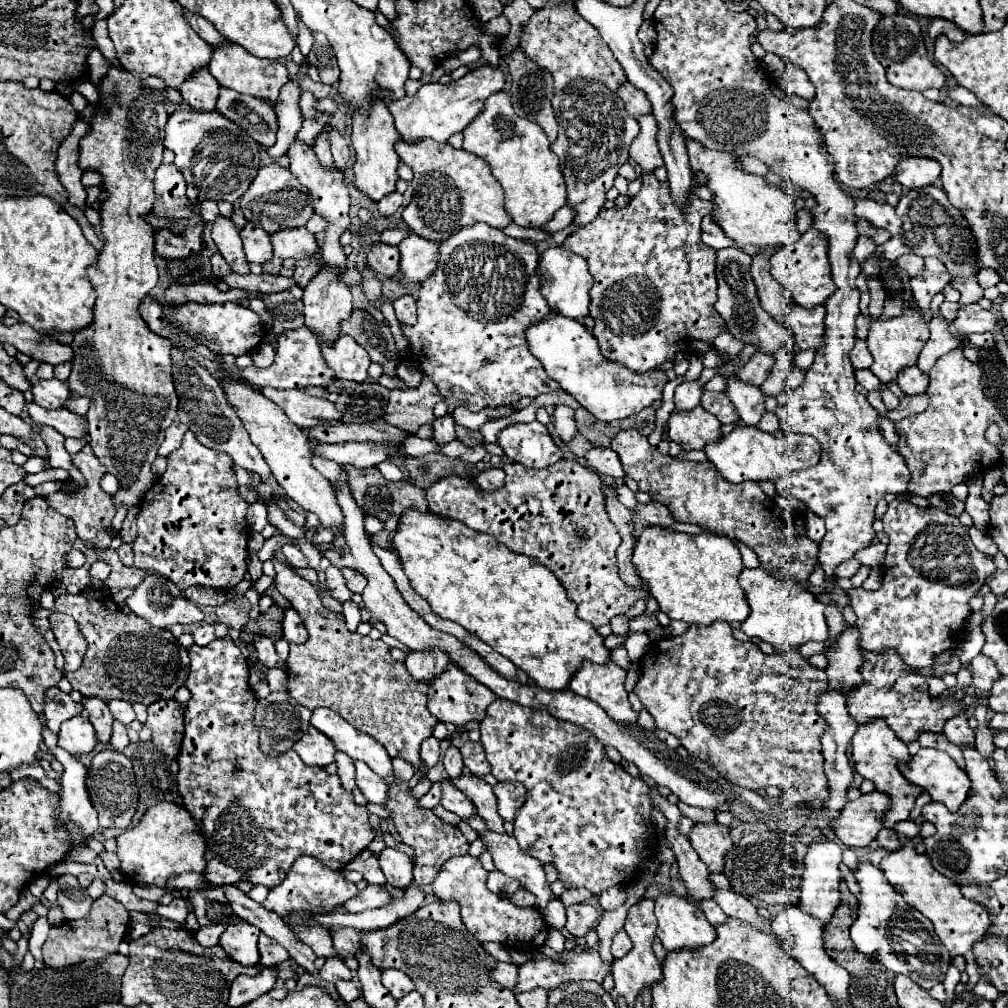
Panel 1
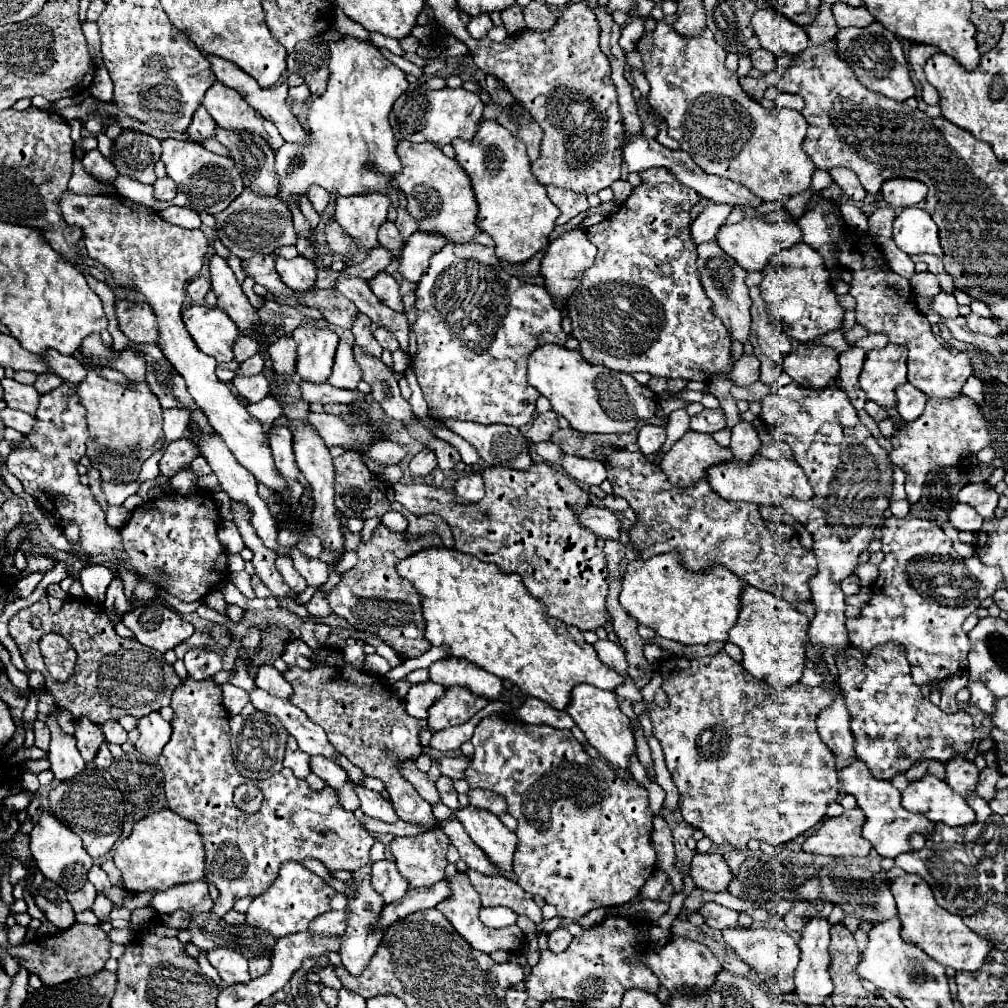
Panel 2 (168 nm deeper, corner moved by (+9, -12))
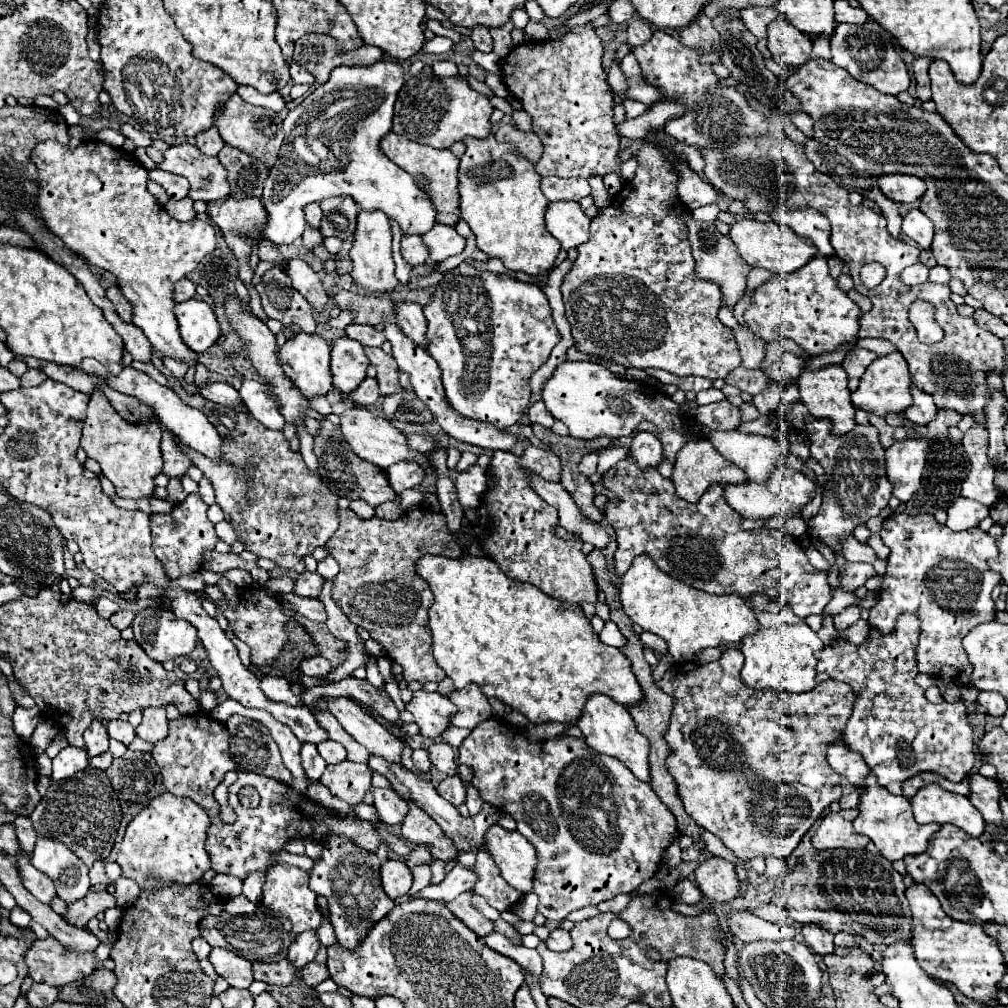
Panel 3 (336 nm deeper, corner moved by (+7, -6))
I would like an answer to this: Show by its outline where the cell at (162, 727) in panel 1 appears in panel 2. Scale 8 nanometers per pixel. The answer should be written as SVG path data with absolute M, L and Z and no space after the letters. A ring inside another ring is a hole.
M154 712L138 720L138 730L140 730L140 738L136 742L136 750L144 754L148 760L156 762L162 748L168 744L172 736L170 722L166 722L158 712Z

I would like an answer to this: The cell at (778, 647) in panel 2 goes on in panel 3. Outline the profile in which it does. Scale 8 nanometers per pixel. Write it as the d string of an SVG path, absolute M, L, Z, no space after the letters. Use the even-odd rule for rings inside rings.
M764 594L750 598L750 608L754 610L760 630L754 636L742 640L740 652L744 654L744 668L740 672L742 682L748 688L772 688L778 692L808 692L816 686L816 658L814 652L822 650L824 644L814 630L798 618L790 606L778 604Z

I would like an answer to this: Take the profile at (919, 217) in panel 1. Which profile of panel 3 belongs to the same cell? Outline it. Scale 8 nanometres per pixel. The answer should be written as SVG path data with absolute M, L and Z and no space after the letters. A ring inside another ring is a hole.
M910 210L904 216L904 224L902 224L902 232L906 236L910 236L920 248L930 250L932 244L932 236L934 236L934 224L928 216L924 216L920 210Z

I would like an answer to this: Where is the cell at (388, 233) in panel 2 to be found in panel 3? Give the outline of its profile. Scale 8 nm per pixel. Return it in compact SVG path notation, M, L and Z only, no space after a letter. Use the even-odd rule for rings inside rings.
M410 236L410 238L402 238L402 258L410 264L424 264L430 256L430 248L422 242L422 236Z

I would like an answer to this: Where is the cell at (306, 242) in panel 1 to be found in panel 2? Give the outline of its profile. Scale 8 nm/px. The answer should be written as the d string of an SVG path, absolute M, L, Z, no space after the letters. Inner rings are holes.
M276 256L276 272L280 280L292 290L308 290L314 286L316 266L304 256L296 256L290 260Z

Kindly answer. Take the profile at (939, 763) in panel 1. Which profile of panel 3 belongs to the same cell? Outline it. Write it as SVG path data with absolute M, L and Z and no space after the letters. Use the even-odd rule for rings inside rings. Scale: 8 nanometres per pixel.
M930 784L918 790L912 800L912 810L914 818L920 824L954 824L972 838L978 838L986 826L982 814L972 806L966 796L948 792L938 784Z

